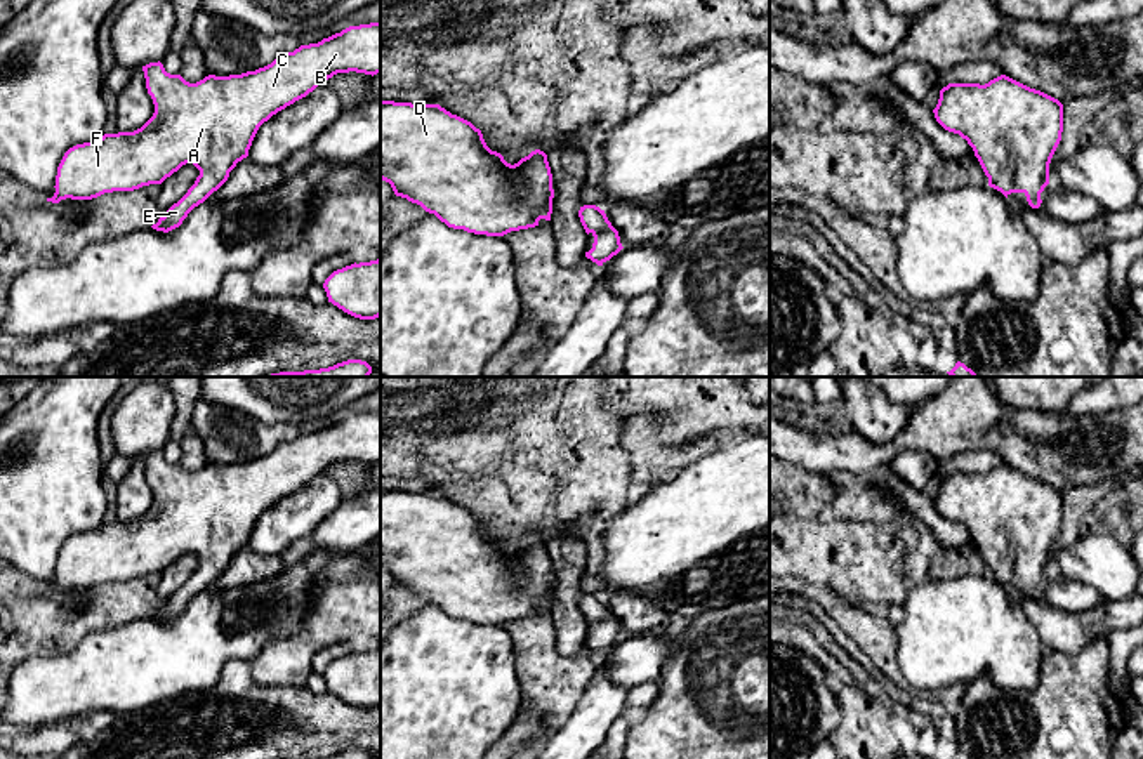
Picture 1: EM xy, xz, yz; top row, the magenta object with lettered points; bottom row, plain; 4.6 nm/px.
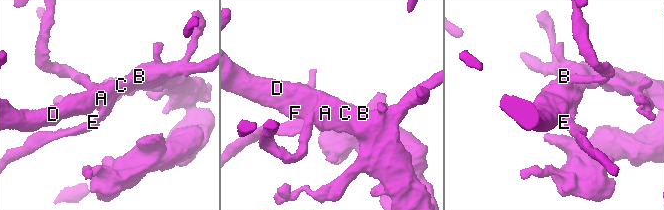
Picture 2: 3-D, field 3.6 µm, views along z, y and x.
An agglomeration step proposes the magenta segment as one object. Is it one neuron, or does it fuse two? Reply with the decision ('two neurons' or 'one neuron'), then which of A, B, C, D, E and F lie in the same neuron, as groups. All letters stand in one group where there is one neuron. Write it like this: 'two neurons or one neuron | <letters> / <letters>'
one neuron | A B C D E F

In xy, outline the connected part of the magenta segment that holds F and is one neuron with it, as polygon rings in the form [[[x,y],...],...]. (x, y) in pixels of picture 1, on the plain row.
[[[380,410],[349,415],[318,432],[283,441],[271,453],[241,464],[208,464],[189,472],[181,464],[167,462],[160,450],[142,455],[142,460],[155,493],[153,505],[134,521],[104,523],[99,530],[69,537],[57,556],[56,582],[47,591],[92,589],[104,582],[162,573],[182,554],[193,552],[200,559],[195,573],[151,615],[168,622],[228,570],[236,552],[248,545],[259,516],[273,504],[337,462],[356,460],[372,465],[380,462]]]

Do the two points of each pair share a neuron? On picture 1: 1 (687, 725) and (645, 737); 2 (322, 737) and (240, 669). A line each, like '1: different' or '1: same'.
1: same
2: same

